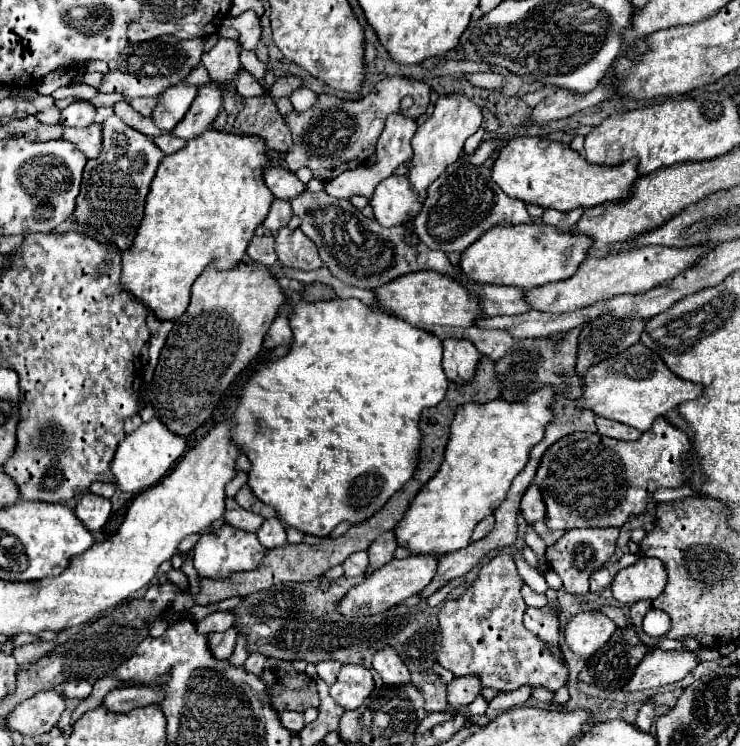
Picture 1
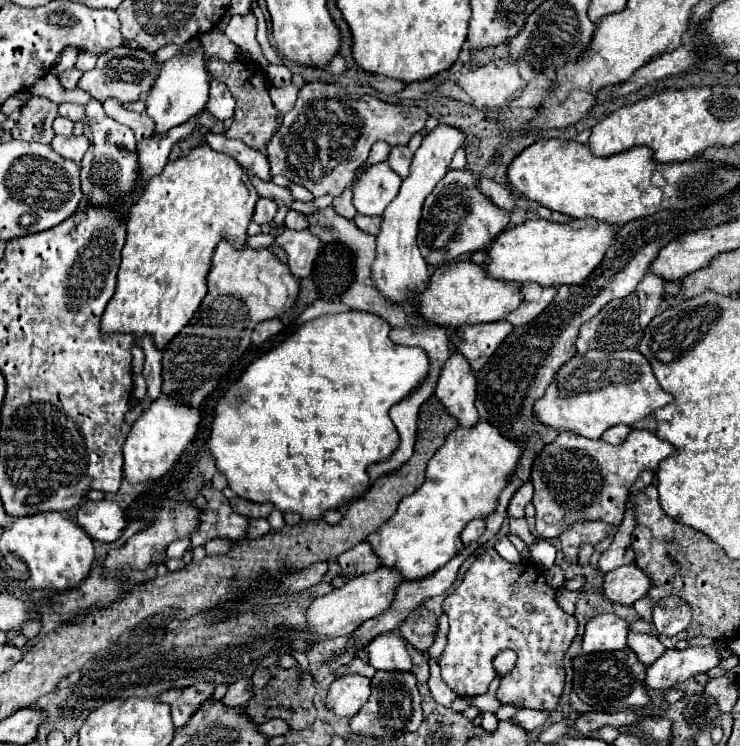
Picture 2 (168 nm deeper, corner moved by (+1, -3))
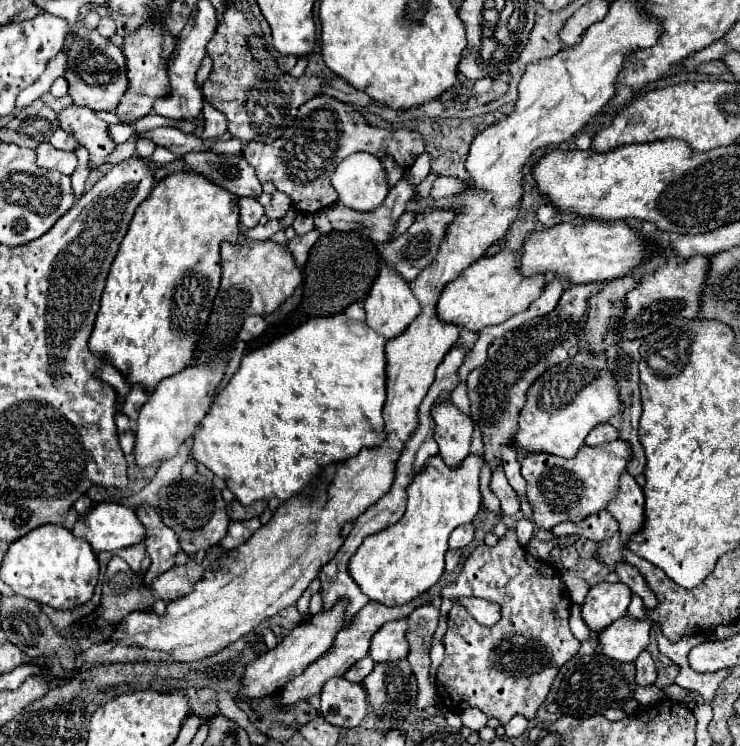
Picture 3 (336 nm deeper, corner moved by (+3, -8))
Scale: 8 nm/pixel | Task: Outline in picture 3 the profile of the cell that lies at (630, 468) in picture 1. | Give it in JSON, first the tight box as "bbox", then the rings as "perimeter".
{"bbox":[521,440,631,530],"perimeter":[[[623,440],[607,446],[581,446],[571,460],[551,454],[529,454],[521,462],[521,476],[527,482],[527,502],[533,508],[533,522],[541,530],[551,530],[559,522],[581,522],[607,506],[619,488],[619,476],[631,458],[631,446]]]}

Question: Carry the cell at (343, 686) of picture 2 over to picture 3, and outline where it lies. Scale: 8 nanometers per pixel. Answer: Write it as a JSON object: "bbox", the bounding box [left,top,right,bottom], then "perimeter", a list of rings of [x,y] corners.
{"bbox":[321,678,367,728],"perimeter":[[[331,678],[321,690],[321,716],[337,728],[355,728],[367,714],[365,690],[357,682]]]}

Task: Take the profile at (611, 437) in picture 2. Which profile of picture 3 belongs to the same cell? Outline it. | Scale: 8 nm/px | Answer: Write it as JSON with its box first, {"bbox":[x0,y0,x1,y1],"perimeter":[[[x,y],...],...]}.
{"bbox":[585,422,617,446],"perimeter":[[[603,422],[603,424],[595,426],[595,430],[591,430],[591,434],[587,434],[585,444],[587,446],[597,446],[597,444],[613,442],[613,440],[617,440],[617,430],[609,422]]]}

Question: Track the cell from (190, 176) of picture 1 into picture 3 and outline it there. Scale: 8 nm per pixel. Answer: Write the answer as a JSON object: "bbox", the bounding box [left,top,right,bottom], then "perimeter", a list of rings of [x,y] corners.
{"bbox":[89,172,241,392],"perimeter":[[[175,172],[161,180],[151,194],[137,206],[129,230],[111,264],[107,284],[101,296],[101,308],[89,338],[89,350],[115,366],[133,386],[139,384],[151,392],[163,378],[177,374],[191,364],[195,342],[207,328],[207,318],[221,280],[221,242],[237,242],[241,226],[237,198],[203,178],[201,174]]]}

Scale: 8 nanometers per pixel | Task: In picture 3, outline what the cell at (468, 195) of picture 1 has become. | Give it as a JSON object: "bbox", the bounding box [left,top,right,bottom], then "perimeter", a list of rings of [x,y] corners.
{"bbox":[383,208,455,282],"perimeter":[[[431,208],[427,214],[423,214],[419,220],[415,220],[413,226],[405,234],[401,234],[399,238],[385,244],[385,248],[383,248],[385,266],[391,266],[399,276],[403,276],[405,282],[411,282],[435,258],[439,244],[441,244],[441,238],[445,236],[445,230],[453,218],[455,218],[455,214],[451,210]]]}

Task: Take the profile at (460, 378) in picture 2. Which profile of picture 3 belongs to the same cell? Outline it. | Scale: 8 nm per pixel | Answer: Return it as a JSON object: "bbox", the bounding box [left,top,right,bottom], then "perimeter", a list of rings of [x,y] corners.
{"bbox":[433,402,475,468],"perimeter":[[[451,402],[435,406],[433,420],[433,438],[439,444],[439,456],[443,458],[447,468],[457,468],[469,456],[471,434],[475,424]]]}

